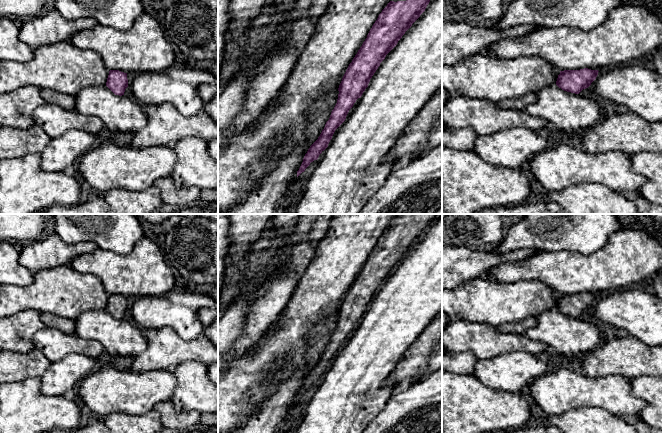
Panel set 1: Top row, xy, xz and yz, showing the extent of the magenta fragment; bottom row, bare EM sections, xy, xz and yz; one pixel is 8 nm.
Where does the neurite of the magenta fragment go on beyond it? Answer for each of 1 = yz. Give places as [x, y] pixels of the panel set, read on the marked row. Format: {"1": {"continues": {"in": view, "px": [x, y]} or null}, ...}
{"1": {"continues": null}}

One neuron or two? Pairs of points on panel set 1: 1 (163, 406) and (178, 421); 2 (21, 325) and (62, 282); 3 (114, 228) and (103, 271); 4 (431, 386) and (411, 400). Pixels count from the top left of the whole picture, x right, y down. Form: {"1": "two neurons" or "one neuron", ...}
{"1": "one neuron", "2": "two neurons", "3": "two neurons", "4": "one neuron"}

